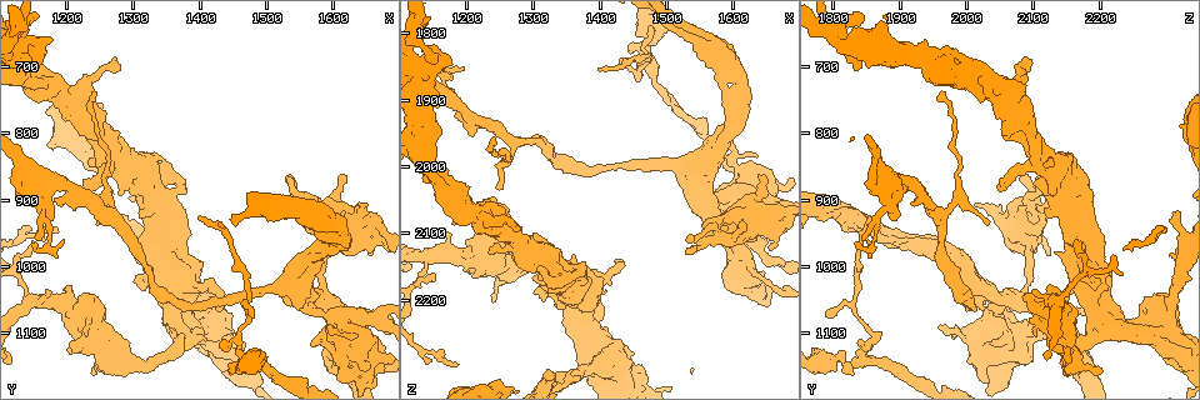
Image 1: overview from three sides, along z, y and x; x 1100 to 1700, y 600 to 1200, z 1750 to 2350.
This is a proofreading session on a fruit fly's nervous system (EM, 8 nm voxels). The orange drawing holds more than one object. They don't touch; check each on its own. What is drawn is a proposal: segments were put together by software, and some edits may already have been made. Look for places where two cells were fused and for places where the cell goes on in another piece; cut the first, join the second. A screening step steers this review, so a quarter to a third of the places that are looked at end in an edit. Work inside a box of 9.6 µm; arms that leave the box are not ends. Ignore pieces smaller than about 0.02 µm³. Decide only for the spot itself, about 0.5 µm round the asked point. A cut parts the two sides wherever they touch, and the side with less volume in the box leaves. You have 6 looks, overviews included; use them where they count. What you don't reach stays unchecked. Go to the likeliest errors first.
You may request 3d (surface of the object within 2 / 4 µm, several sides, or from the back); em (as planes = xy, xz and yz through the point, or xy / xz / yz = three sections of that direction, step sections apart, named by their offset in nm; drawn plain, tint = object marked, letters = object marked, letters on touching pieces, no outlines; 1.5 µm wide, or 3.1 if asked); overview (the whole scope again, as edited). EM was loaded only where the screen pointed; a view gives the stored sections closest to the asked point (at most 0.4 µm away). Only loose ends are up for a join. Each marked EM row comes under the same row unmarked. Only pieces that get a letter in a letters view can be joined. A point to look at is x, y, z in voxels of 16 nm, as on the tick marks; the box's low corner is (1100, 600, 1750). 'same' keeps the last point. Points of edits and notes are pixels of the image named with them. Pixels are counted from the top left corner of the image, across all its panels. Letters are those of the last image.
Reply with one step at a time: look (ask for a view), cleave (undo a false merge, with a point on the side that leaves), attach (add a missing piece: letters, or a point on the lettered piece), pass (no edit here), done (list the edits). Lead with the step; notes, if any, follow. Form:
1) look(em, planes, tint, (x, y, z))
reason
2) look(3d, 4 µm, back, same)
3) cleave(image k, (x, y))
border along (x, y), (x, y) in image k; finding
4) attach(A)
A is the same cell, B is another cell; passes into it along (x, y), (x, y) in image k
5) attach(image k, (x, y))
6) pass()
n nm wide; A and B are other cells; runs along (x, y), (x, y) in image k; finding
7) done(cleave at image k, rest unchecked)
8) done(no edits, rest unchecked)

look(3d, 2 µm, (1585, 1020, 2095))
sharp bend

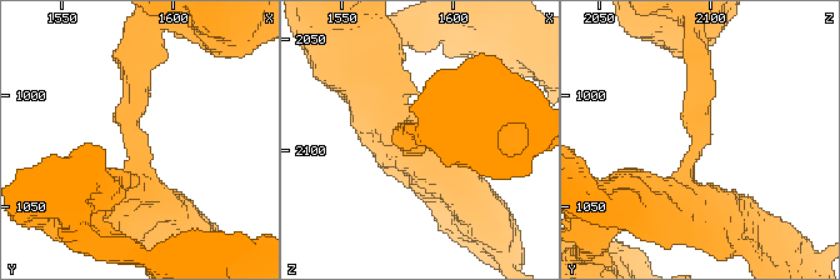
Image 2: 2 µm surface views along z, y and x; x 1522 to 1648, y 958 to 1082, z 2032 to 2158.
look(em, xz, step 8, letters, (1585, 1025, 2093))
arms of 190, 300 nm; shape alone is not enough

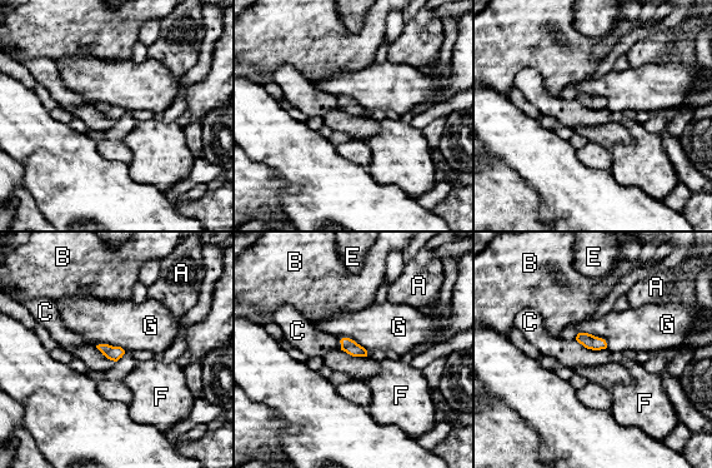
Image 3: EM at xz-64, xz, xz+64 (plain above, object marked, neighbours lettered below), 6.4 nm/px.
pass()
A, B, C, E, F and G are other cells; continuous, no second cell

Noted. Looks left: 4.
look(3d, 4 µm, (1220, 870, 2050))
an open end

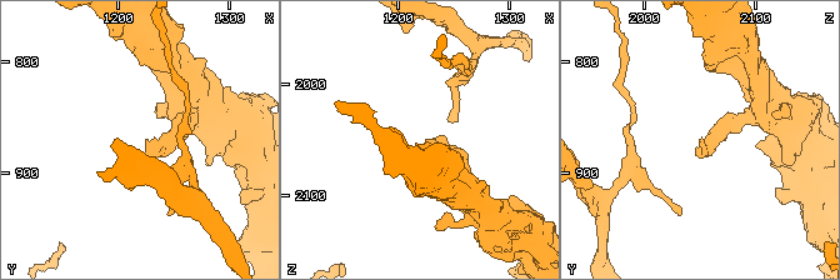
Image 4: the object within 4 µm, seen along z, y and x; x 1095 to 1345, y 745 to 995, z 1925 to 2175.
look(em, planes, letters, (1224, 870, 2050))

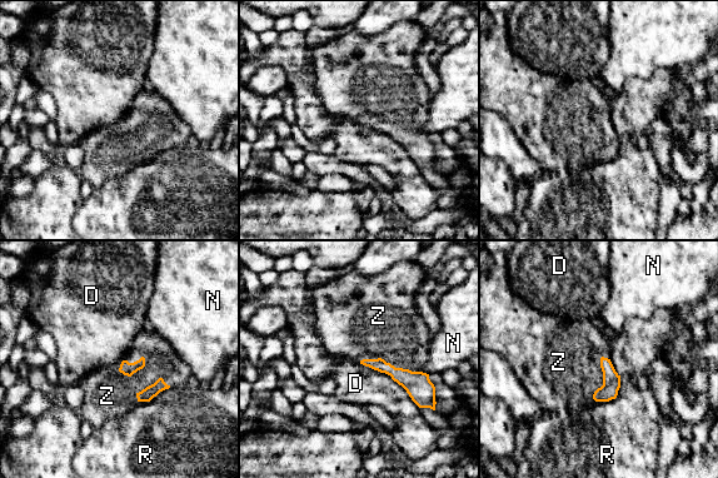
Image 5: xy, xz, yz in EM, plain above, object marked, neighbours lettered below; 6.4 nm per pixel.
attach(image 5, (566, 371))
Z is the same cell, D, N and R are other cells; passes into it along (611, 386), (603, 378), (566, 371) in image 5; it goes on there

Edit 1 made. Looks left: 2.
look(em, planes, letters, (1240, 1155, 2205))
branch stops here

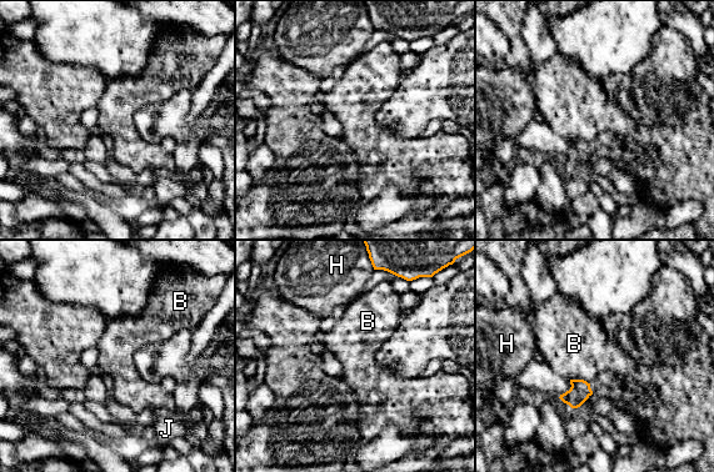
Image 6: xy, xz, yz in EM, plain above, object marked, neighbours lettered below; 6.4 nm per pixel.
pass()
B, H and J are other cells; border along (569, 380), (585, 380), (589, 383) in image 6; no lettered piece goes on from it

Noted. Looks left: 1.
done(attach at image 5, rest unchecked)

